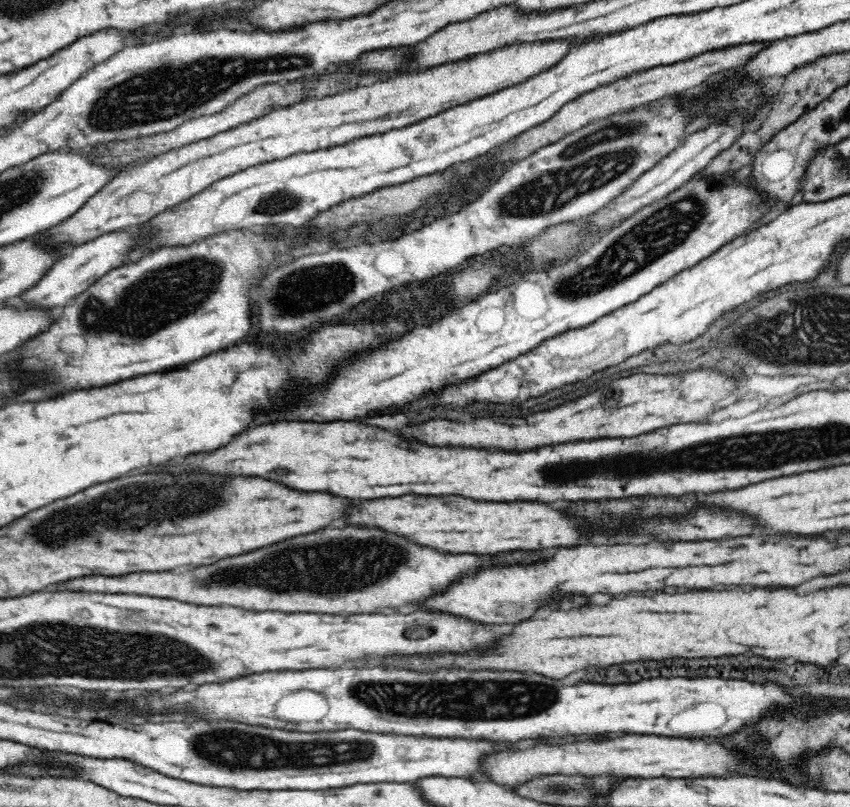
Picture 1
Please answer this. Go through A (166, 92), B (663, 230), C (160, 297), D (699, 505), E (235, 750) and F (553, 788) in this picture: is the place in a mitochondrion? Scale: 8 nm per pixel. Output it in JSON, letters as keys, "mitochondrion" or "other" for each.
{"A":"mitochondrion","B":"mitochondrion","C":"mitochondrion","D":"other","E":"mitochondrion","F":"mitochondrion"}

